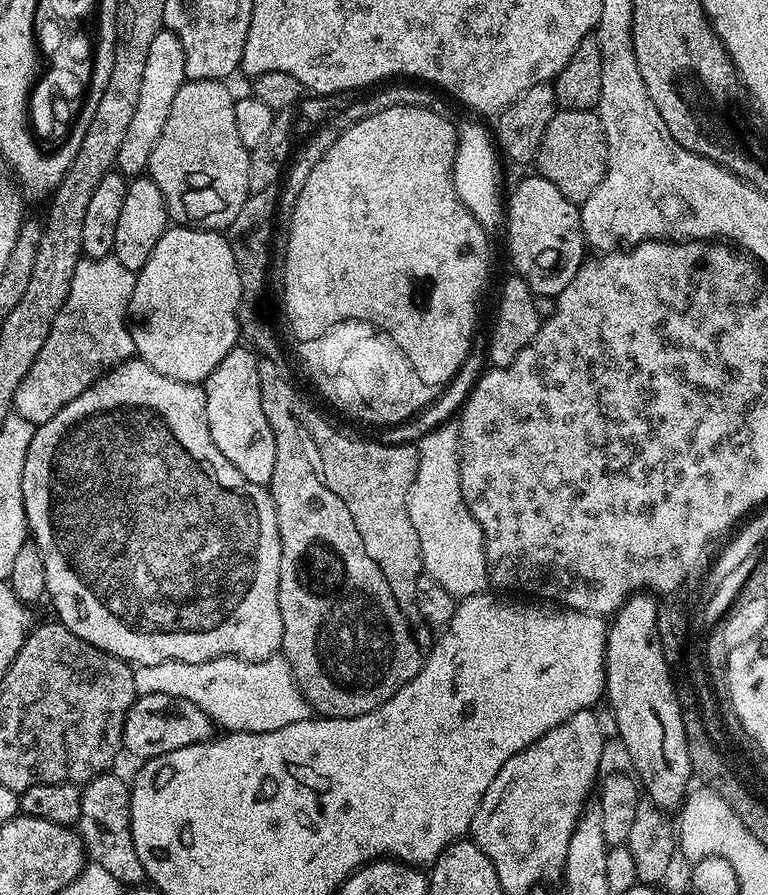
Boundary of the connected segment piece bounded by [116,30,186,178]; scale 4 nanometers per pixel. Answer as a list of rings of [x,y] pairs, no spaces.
[[[161,30],[150,45],[150,55],[146,57],[146,71],[142,74],[142,87],[138,94],[138,106],[130,117],[130,127],[122,138],[122,146],[118,150],[116,168],[125,177],[136,178],[147,169],[150,154],[154,154],[154,146],[166,127],[166,118],[170,114],[170,106],[174,103],[174,94],[184,85],[186,58],[182,54],[182,42],[174,33]]]

